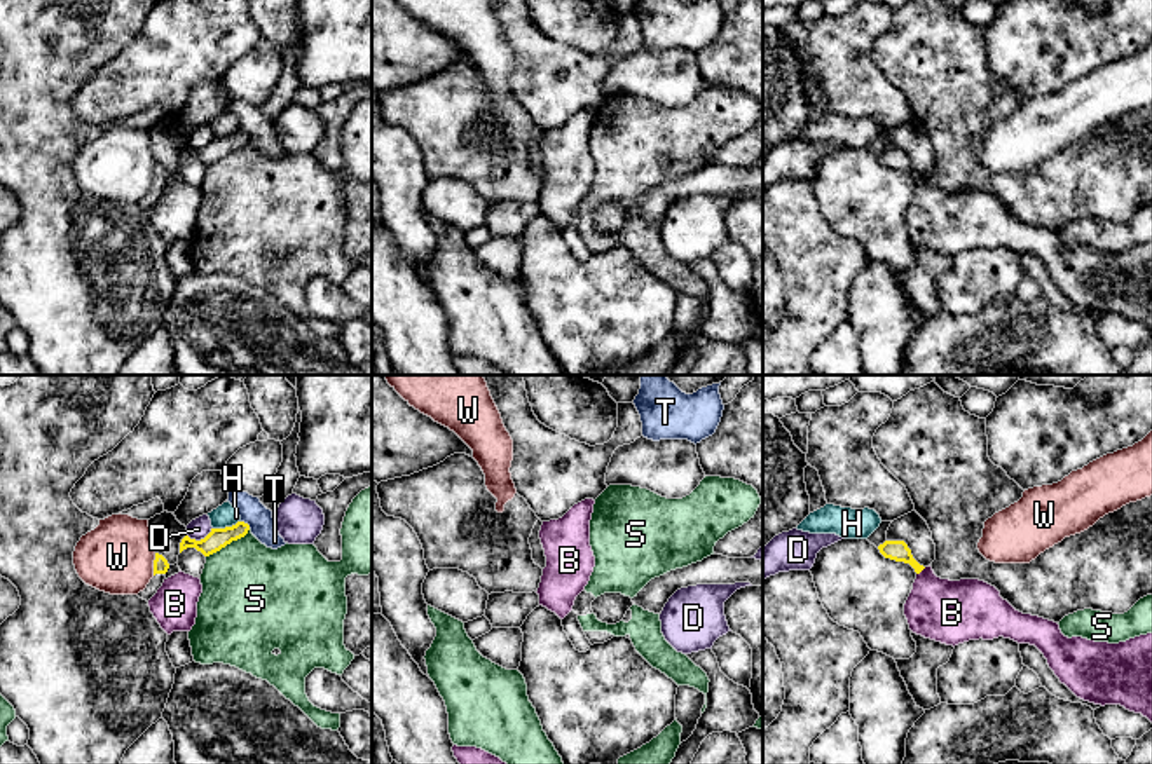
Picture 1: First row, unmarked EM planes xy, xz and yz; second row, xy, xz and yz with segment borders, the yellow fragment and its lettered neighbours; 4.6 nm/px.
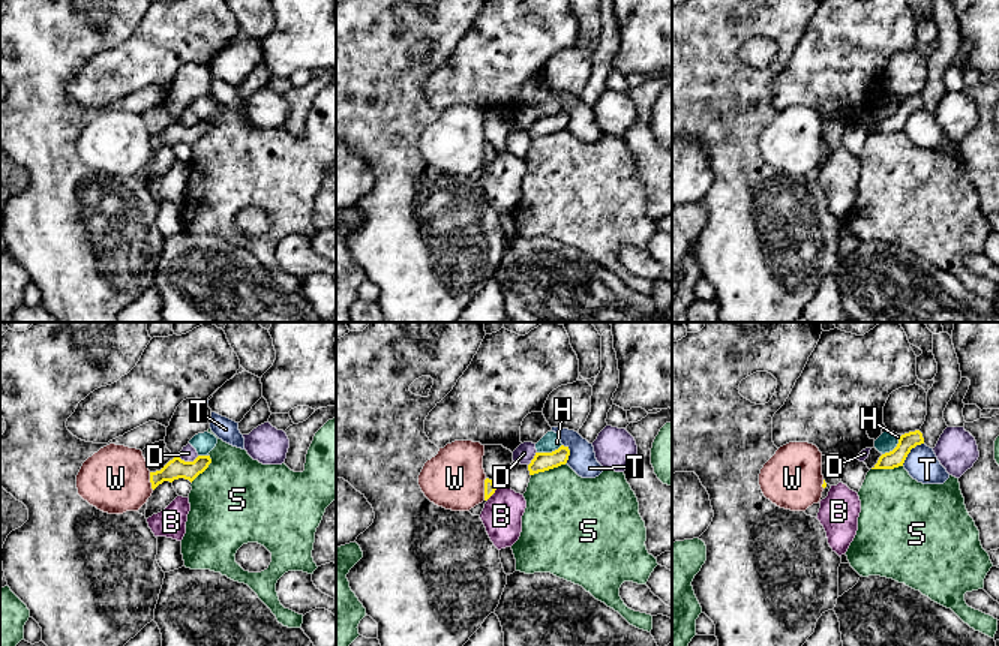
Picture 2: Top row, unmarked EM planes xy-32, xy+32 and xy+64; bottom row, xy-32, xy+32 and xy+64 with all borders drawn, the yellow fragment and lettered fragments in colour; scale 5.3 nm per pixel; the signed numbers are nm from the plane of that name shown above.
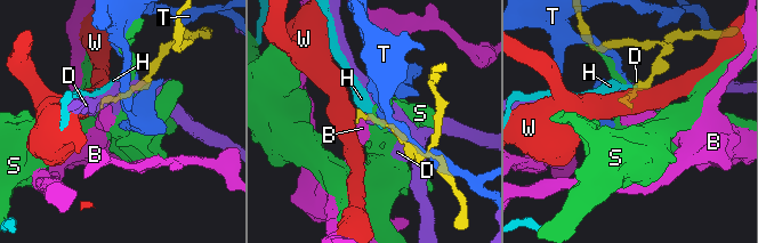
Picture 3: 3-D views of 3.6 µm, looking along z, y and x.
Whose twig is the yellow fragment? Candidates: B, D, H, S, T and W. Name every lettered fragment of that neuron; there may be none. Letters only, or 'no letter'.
no letter

